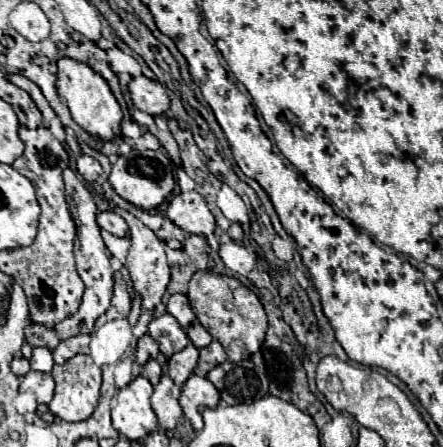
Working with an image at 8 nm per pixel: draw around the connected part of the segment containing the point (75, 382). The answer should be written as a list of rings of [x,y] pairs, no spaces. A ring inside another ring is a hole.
[[[75,354],[65,364],[55,364],[51,374],[55,378],[55,396],[49,402],[51,414],[59,416],[65,422],[87,420],[95,412],[95,408],[97,408],[99,386],[101,386],[101,368],[93,362],[91,356]]]

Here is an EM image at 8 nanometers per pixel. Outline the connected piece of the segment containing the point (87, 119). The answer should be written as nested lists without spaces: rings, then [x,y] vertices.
[[[61,58],[57,62],[59,66],[59,82],[57,82],[57,92],[59,96],[67,102],[71,118],[91,136],[97,136],[105,142],[117,138],[121,134],[121,108],[109,88],[109,84],[105,80],[101,80],[101,76],[97,76],[97,72],[93,72],[87,64],[81,64],[77,60],[69,60],[69,58]]]

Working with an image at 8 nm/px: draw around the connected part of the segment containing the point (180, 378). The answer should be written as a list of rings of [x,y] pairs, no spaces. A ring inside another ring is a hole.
[[[189,344],[181,352],[177,352],[169,358],[169,372],[167,374],[173,378],[173,382],[177,386],[181,386],[193,374],[197,360],[199,360],[199,350],[193,344]]]

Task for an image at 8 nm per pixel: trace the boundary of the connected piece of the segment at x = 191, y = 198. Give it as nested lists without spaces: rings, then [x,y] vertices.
[[[181,192],[171,198],[167,216],[173,224],[189,234],[207,236],[215,230],[215,218],[199,192]]]

